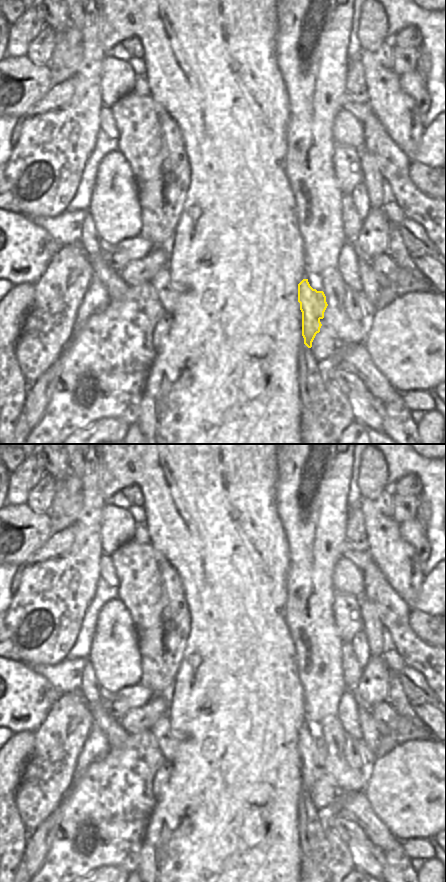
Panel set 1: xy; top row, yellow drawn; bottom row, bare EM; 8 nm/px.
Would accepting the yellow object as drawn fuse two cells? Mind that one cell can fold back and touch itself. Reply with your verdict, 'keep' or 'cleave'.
cleave

